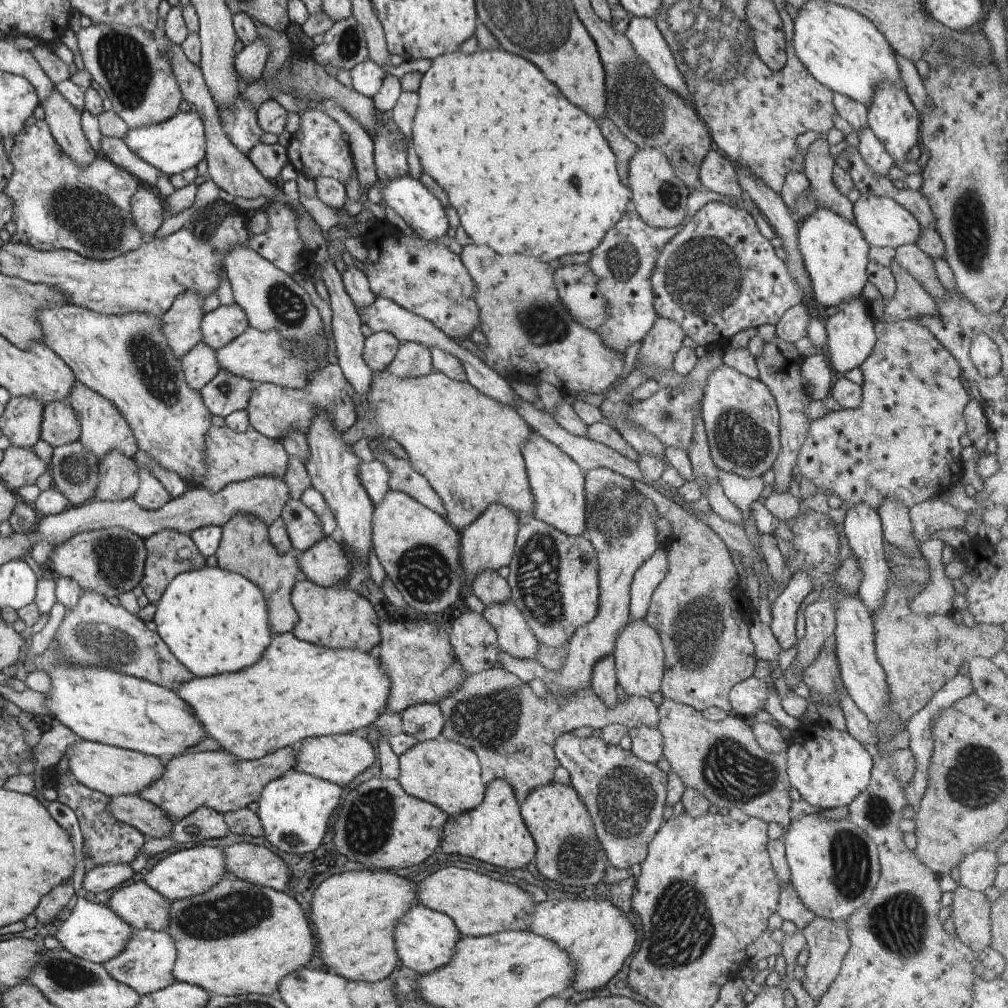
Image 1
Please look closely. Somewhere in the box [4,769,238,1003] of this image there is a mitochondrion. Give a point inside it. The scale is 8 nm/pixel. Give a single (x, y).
(68, 975)

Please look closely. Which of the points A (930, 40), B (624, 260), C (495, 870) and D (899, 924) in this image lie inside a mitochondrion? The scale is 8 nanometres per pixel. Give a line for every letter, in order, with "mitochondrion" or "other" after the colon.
A: mitochondrion
B: mitochondrion
C: other
D: mitochondrion

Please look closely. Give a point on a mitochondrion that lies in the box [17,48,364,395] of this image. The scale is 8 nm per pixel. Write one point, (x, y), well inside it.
(95, 222)

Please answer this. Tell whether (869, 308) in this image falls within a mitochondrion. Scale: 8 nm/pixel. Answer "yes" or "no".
no

